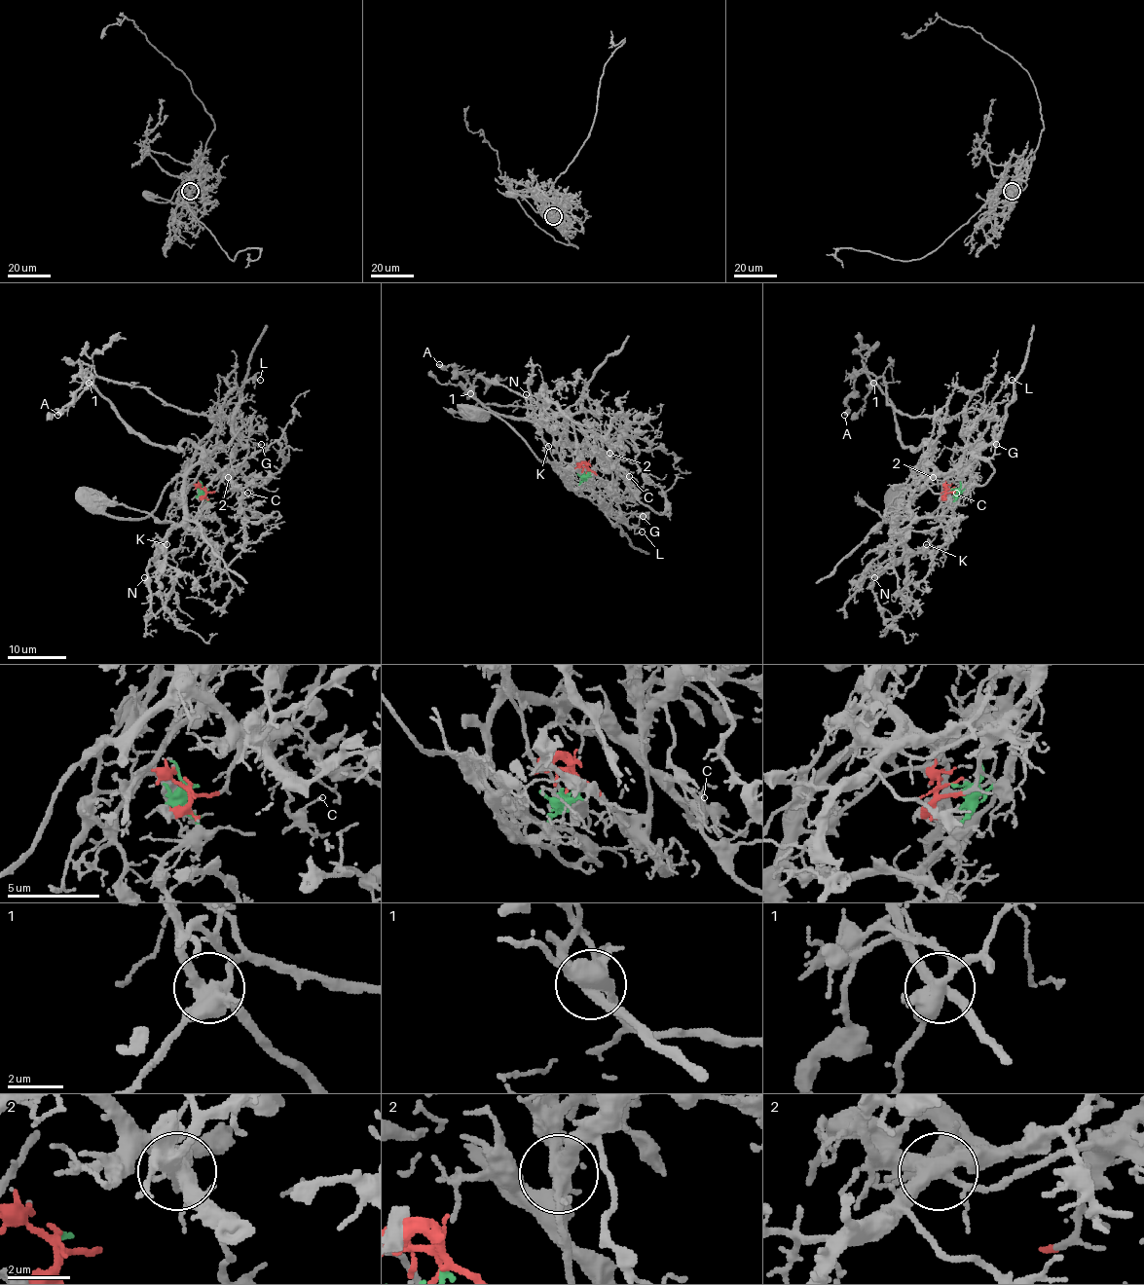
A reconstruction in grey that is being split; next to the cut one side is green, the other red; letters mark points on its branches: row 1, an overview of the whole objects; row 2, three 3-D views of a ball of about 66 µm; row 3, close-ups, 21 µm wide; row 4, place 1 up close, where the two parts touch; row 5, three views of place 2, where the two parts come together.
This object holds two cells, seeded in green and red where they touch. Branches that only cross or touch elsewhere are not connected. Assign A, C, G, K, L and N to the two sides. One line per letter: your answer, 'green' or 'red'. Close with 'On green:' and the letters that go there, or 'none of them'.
A: green
C: green
G: red
K: green
L: red
N: green
On green: A, C, K, N

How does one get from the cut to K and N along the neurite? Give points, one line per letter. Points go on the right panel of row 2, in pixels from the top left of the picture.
K: (952, 489), (956, 499), (933, 529), (931, 543), (907, 552), (902, 542), (918, 551), (927, 543)
N: (952, 489), (956, 499), (933, 529), (931, 543), (906, 552), (873, 577)

